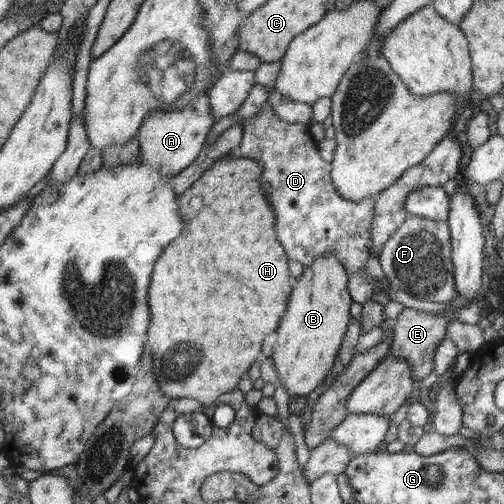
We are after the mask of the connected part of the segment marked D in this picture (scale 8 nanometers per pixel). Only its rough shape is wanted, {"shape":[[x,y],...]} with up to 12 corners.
{"shape":[[266,101],[236,156],[261,187],[289,259],[371,256],[375,198],[342,198],[310,125]]}

